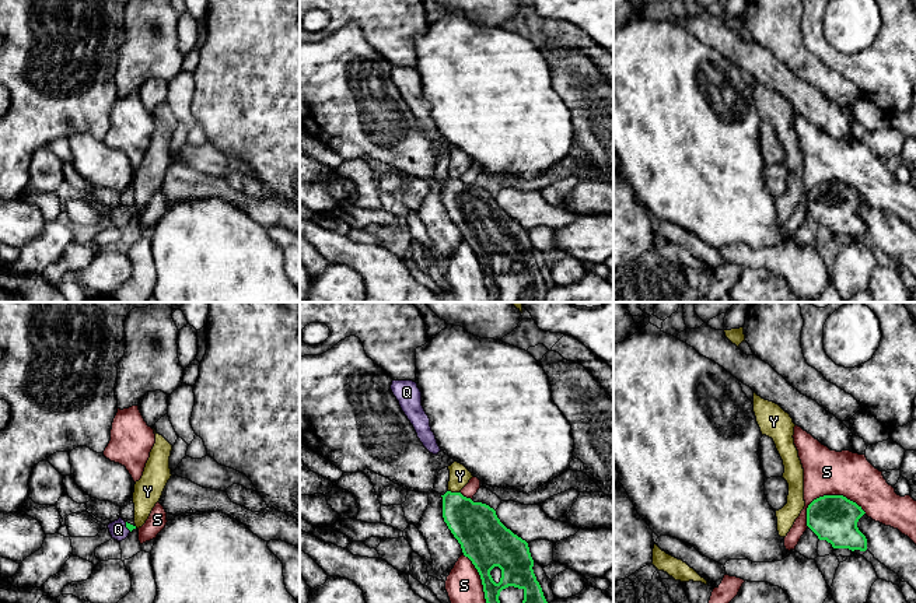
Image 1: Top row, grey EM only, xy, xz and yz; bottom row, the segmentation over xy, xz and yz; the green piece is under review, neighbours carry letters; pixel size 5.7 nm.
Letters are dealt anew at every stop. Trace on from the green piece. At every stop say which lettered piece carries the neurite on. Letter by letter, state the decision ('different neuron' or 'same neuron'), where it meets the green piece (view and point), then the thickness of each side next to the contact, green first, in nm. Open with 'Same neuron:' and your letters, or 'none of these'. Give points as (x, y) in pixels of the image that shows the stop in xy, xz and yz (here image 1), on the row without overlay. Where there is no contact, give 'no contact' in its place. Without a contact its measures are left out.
Same neuron: Q
Q: same neuron; meets green in xy at (126, 213); 40 nm thick on the green side, 100 nm on the other
S: different neuron; meets green in yz at (827, 182); 280 nm thick on the green side, 260 nm on the other
Y: different neuron; meets green in xz at (454, 179); 260 nm thick on the green side, 120 nm on the other

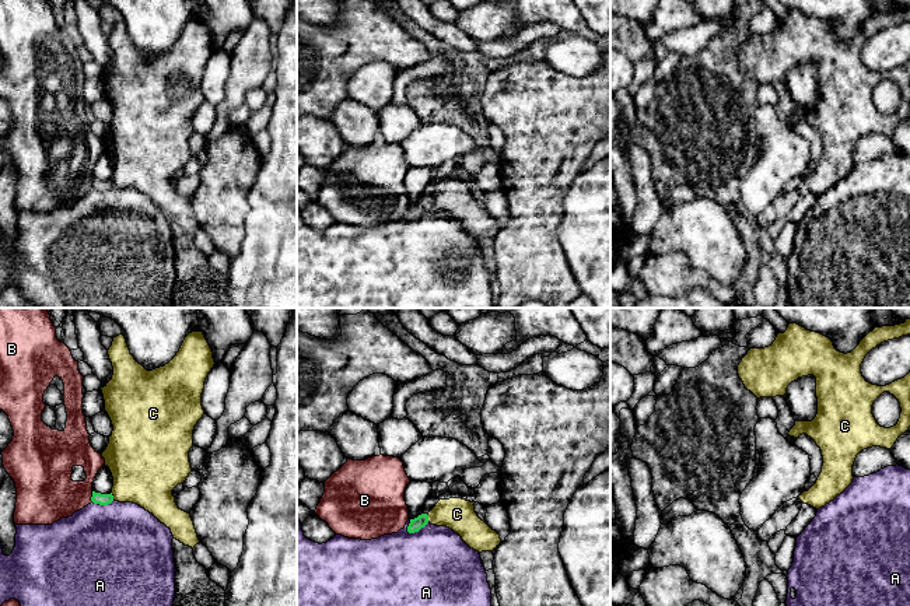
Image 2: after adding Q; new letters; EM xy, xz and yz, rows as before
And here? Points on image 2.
Same neuron: none of these
A: different neuron; meets green in xz at (417, 217); 70 nm thick on the green side, 500 nm on the other
B: different neuron; meets green in xy at (91, 184); 70 nm thick on the green side, 320 nm on the other
C: different neuron; meets green in xz at (427, 205); 70 nm thick on the green side, 190 nm on the other

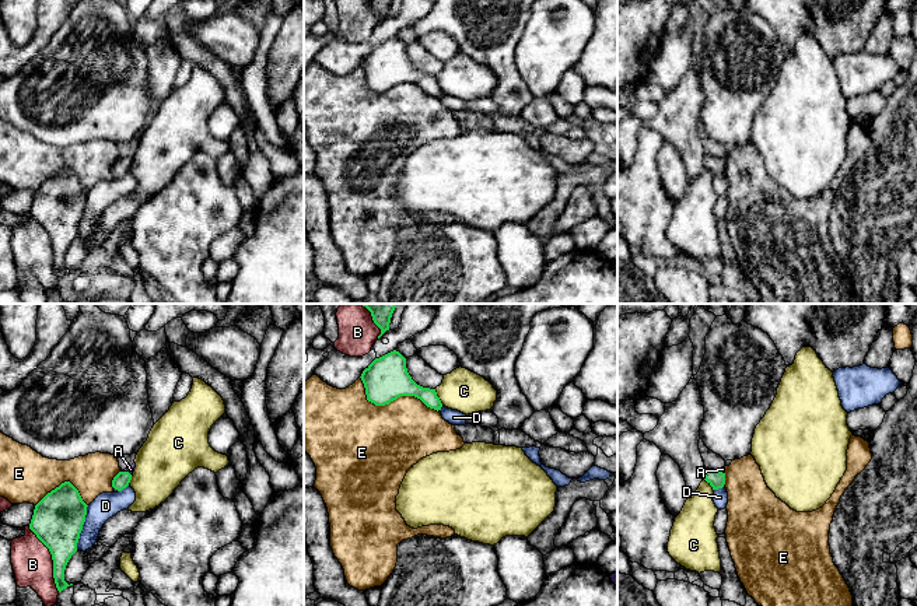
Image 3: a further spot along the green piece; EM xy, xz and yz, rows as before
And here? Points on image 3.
Same neuron: A
A: same neuron; meets green in xy at (126, 158); 90 nm thick on the green side, 40 nm on the other
B: different neuron; meets green in xy at (52, 245); 300 nm thick on the green side, 240 nm on the other
C: different neuron; meets green in xz at (437, 83); 170 nm thick on the green side, 240 nm on the other
D: different neuron; meets green in xy at (81, 214); 300 nm thick on the green side, 150 nm on the other
E: different neuron; meets green in xz at (391, 87); 260 nm thick on the green side, 440 nm on the other

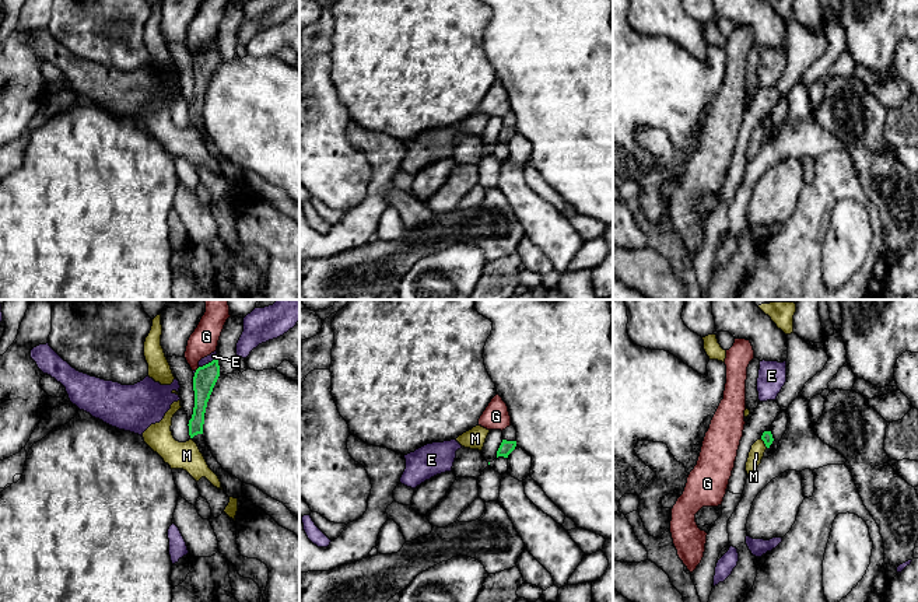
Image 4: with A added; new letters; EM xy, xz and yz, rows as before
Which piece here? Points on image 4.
Same neuron: none of these
E: different neuron; meets green in xy at (209, 49); 130 nm thick on the green side, 50 nm on the other
G: different neuron; meets green in xy at (198, 55); 130 nm thick on the green side, 160 nm on the other
M: different neuron; meets green in yz at (764, 129); 60 nm thick on the green side, 90 nm on the other

